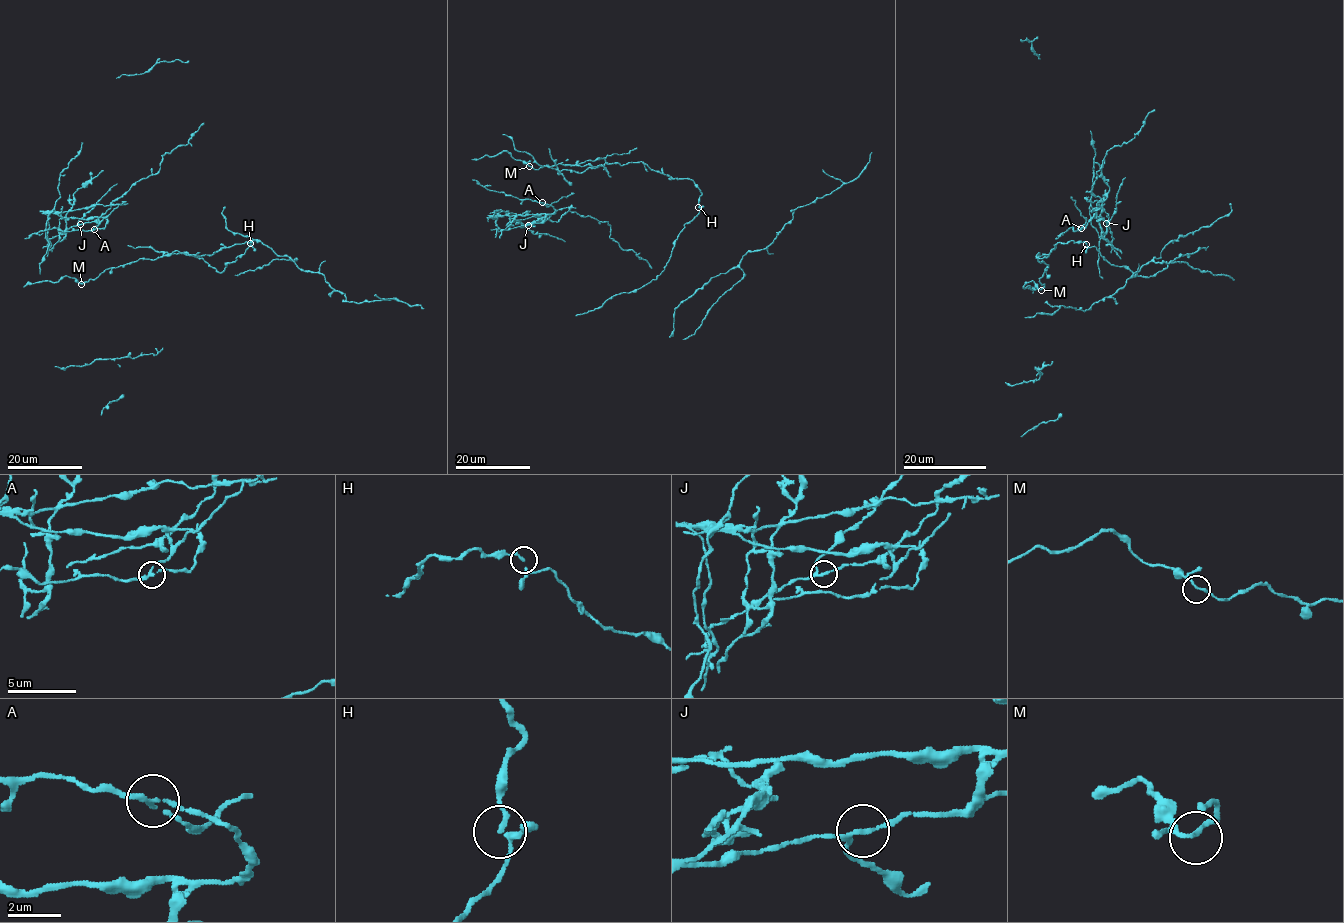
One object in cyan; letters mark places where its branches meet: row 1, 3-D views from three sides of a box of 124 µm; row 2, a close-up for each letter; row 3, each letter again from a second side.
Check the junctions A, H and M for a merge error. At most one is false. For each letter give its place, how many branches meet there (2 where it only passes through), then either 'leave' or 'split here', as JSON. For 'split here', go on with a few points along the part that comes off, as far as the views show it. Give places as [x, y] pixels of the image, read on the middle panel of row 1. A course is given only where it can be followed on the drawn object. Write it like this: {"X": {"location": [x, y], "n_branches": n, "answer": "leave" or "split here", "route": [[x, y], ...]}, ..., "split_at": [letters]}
{"A": {"location": [542, 202], "n_branches": 3, "answer": "split here"}, "H": {"location": [698, 207], "n_branches": 3, "answer": "leave"}, "M": {"location": [529, 166], "n_branches": 3, "answer": "leave"}, "split_at": ["A"]}

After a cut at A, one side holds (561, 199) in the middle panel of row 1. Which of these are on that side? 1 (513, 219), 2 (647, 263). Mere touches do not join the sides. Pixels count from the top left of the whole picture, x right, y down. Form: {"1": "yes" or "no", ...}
{"1": "no", "2": "no"}

